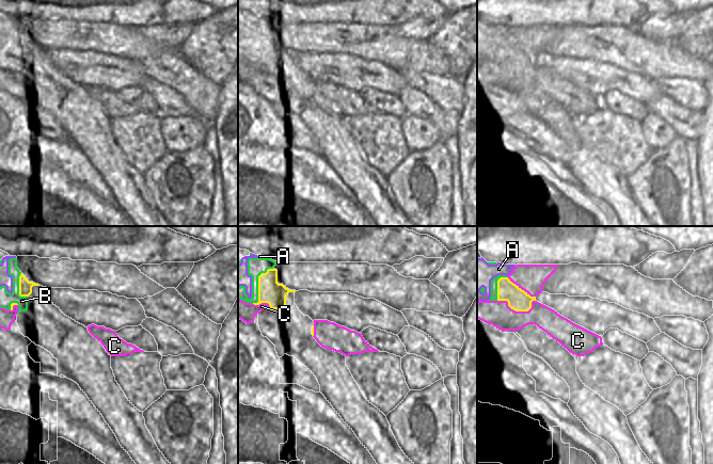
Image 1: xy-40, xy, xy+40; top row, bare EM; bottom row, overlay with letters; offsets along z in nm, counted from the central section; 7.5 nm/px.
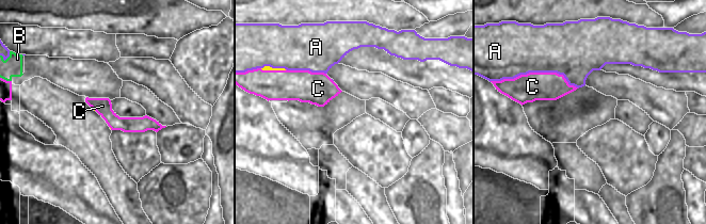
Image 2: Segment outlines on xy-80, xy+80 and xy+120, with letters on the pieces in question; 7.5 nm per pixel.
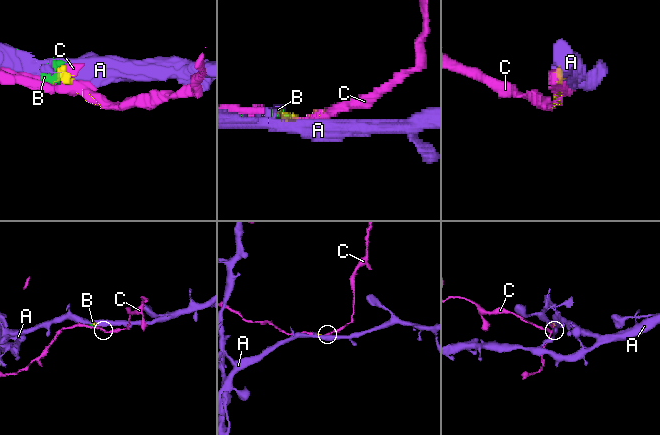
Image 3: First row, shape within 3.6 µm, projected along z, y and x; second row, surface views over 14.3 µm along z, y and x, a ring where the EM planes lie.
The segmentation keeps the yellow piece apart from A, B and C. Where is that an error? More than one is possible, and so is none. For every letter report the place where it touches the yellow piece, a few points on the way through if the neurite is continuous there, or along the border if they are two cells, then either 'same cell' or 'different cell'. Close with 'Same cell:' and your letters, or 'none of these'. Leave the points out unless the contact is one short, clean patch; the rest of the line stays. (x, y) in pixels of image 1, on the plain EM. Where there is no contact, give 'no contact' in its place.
A: no contact | different cell
B: xy (258, 45) | same cell
C: xy+40 (518, 72) | different cell
Same cell: B

